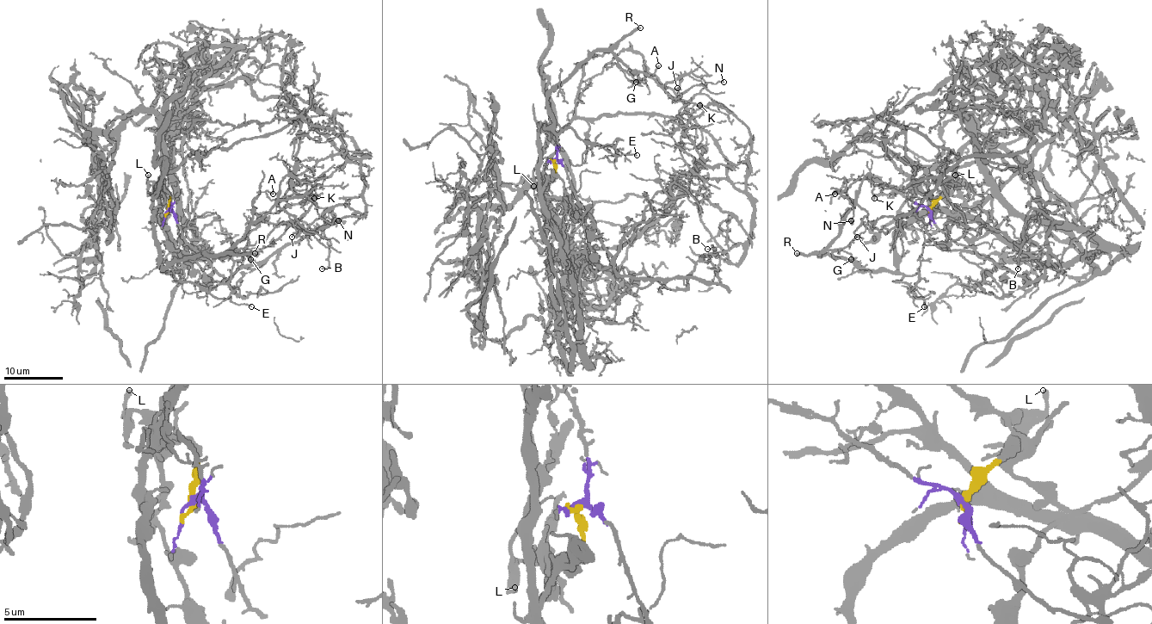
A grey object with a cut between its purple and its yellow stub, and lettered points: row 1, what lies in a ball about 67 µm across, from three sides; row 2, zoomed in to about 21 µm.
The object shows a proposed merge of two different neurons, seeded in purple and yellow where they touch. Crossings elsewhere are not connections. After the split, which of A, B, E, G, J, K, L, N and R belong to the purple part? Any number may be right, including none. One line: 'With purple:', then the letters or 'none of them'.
With purple: B

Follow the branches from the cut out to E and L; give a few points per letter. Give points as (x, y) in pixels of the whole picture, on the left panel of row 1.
E: (168, 211), (169, 195), (159, 191), (153, 211), (159, 267), (213, 296), (250, 306)
L: (168, 211), (169, 195), (159, 185), (147, 180), (149, 175)

